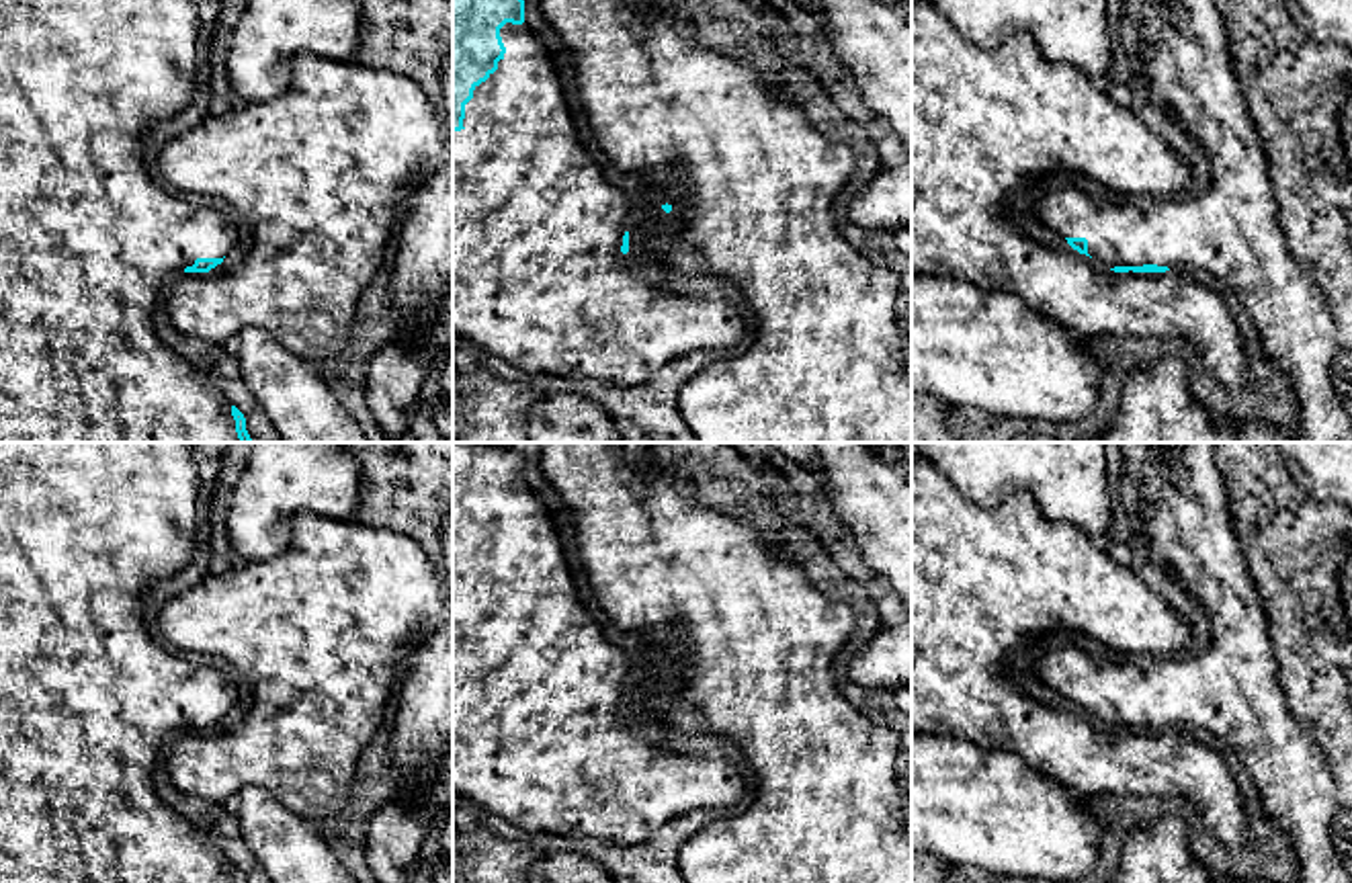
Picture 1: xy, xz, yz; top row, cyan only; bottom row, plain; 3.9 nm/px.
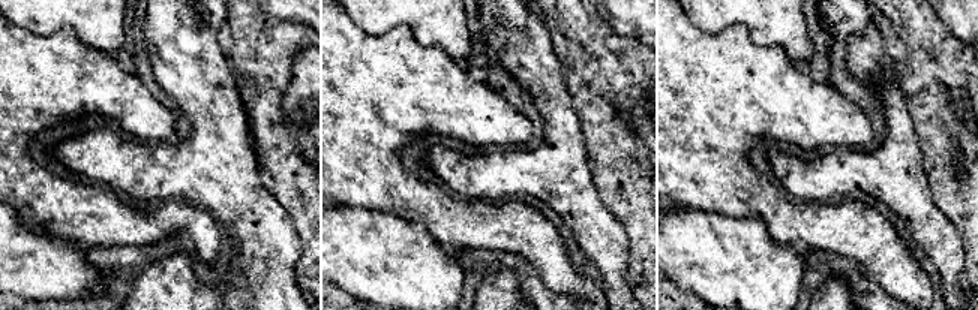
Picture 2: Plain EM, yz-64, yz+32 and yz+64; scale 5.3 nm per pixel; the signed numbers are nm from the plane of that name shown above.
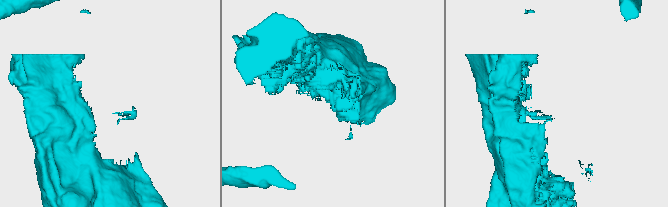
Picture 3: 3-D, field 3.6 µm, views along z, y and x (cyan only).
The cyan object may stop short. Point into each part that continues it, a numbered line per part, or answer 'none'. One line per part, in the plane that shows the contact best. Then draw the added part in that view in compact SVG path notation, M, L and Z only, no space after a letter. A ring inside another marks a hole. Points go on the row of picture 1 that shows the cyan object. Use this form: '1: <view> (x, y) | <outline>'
1: xz (539, 281) | M506 23L500 29L506 47L498 70L485 82L475 86L473 98L465 104L463 129L453 131L453 334L481 346L524 373L551 373L557 377L580 377L610 385L647 383L664 365L701 348L727 350L740 342L746 332L740 299L733 293L717 297L686 297L660 291L643 281L631 266L629 254L621 252L623 236L633 227L639 215L641 197L615 186L594 158L586 152L572 113L567 109L559 70L551 51L537 39L533 29Z

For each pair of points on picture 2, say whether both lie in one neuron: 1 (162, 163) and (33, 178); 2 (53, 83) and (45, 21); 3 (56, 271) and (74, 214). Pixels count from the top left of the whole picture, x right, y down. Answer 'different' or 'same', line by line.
1: different
2: different
3: different

